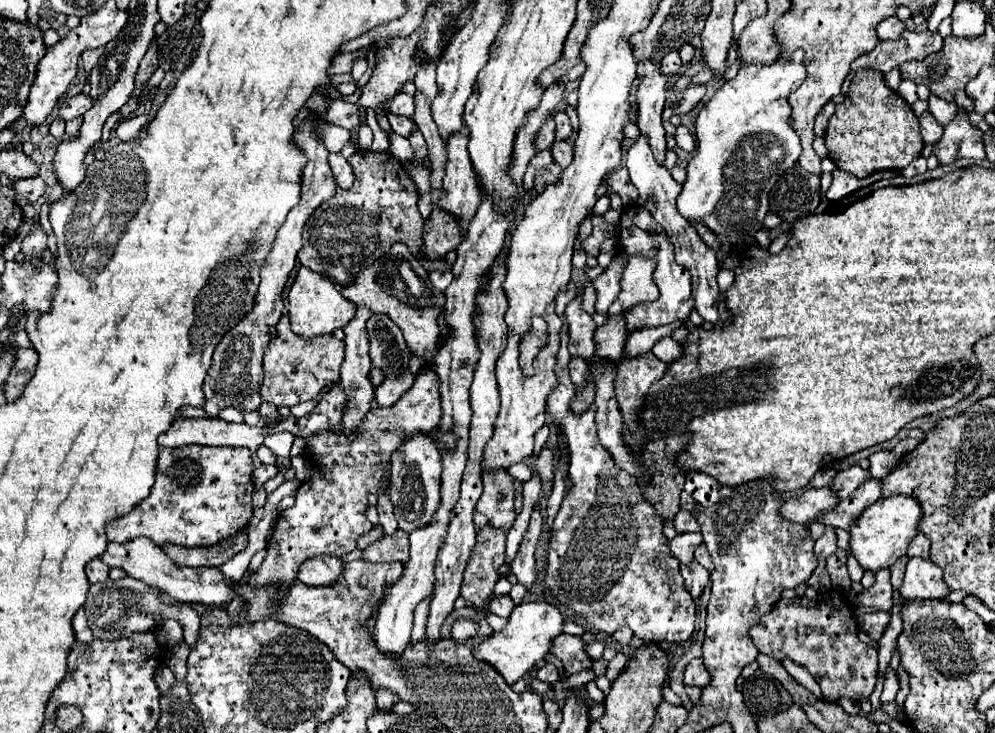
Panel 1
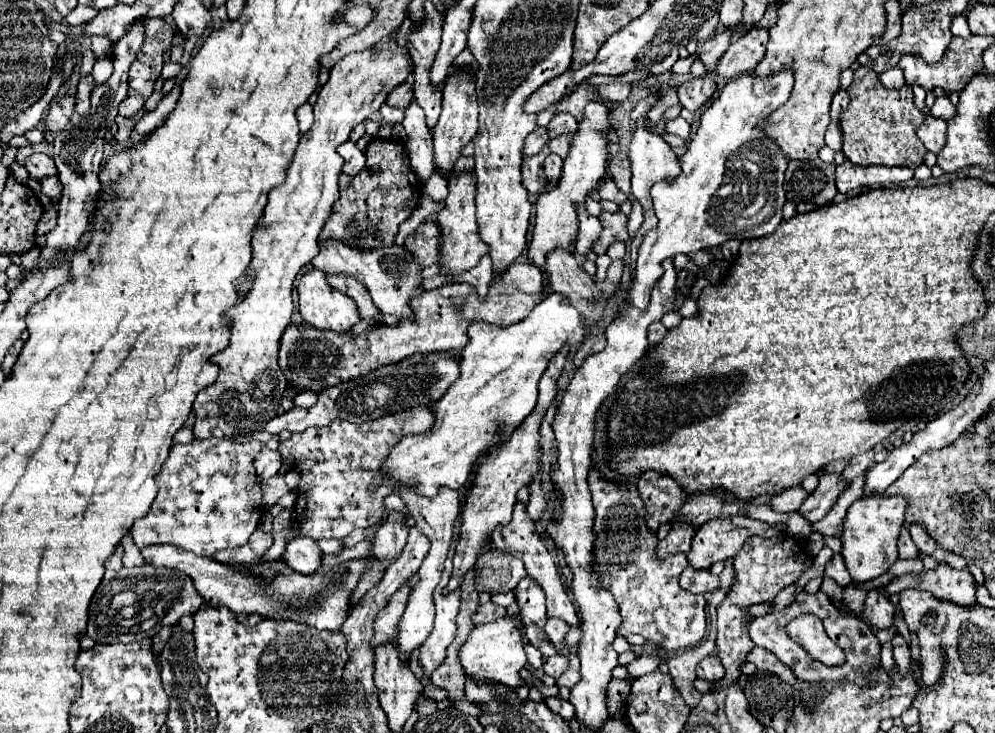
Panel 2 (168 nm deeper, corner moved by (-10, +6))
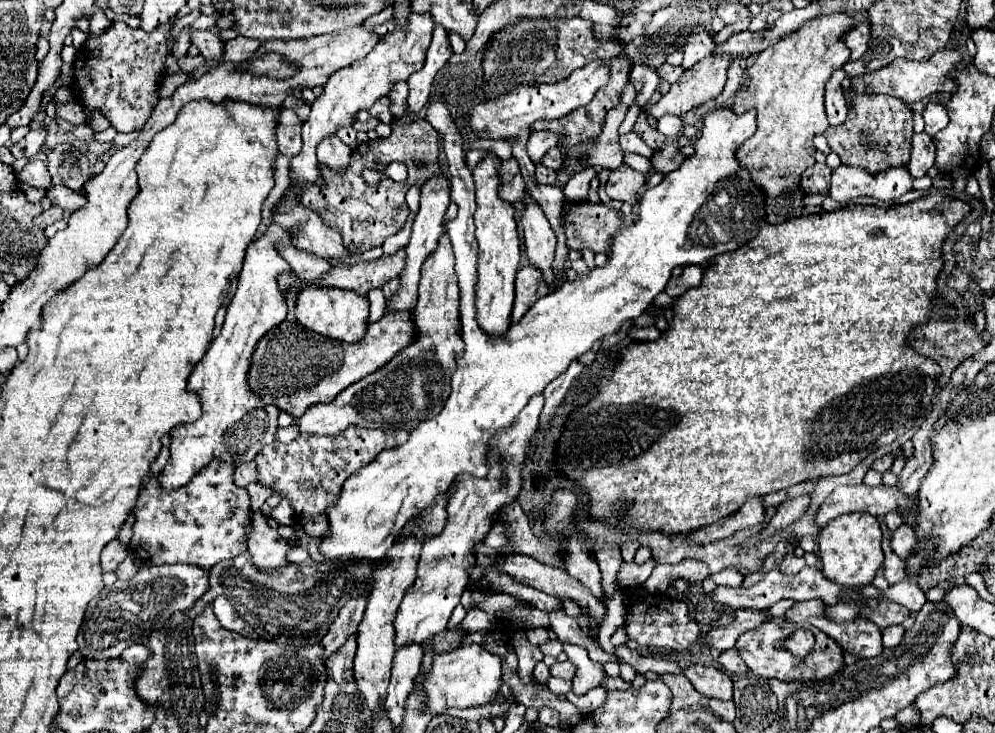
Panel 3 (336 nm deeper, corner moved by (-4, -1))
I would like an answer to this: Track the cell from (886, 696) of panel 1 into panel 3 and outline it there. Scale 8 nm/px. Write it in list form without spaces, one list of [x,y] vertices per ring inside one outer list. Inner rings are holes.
[[[891,625],[891,627],[887,627],[883,631],[883,647],[885,649],[897,647],[901,643],[901,639],[903,639],[903,633],[905,633],[903,625]]]

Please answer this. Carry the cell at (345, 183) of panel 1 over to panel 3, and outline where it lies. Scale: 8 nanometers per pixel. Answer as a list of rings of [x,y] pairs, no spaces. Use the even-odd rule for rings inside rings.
[[[337,135],[325,137],[325,141],[317,145],[317,159],[329,165],[333,171],[341,173],[347,169],[347,163],[351,159],[351,149]]]

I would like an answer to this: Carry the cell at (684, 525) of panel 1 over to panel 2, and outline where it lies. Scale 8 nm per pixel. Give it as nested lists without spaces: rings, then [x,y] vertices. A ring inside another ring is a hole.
[[[675,520],[671,532],[667,534],[667,538],[659,542],[659,550],[657,550],[659,558],[665,558],[671,552],[689,552],[691,538],[693,538],[695,530],[697,528],[691,522],[687,522],[687,520]]]

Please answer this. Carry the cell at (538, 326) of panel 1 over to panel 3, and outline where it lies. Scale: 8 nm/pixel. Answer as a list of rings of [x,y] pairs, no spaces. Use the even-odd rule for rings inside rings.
[[[431,101],[429,107],[427,107],[427,111],[425,111],[425,117],[427,117],[427,121],[443,135],[443,141],[445,141],[445,143],[443,143],[443,149],[445,149],[445,157],[447,157],[449,175],[451,175],[451,199],[459,205],[459,215],[457,215],[453,221],[449,221],[449,223],[445,225],[445,229],[447,229],[447,235],[449,235],[451,245],[453,245],[453,253],[455,253],[454,268],[458,277],[459,289],[461,289],[461,327],[463,327],[465,351],[463,351],[463,355],[457,357],[457,369],[455,369],[453,381],[451,381],[451,395],[449,395],[449,399],[447,399],[443,411],[441,411],[435,419],[429,419],[429,421],[419,423],[419,427],[409,435],[409,439],[407,439],[405,445],[399,445],[399,447],[395,447],[395,449],[385,449],[385,451],[381,451],[369,465],[365,465],[365,467],[359,469],[357,473],[349,475],[349,479],[343,483],[343,489],[341,489],[341,495],[339,495],[337,503],[335,503],[333,507],[325,509],[327,519],[329,519],[329,531],[327,531],[325,537],[321,537],[321,545],[319,545],[319,553],[325,557],[325,561],[337,561],[337,559],[369,559],[369,561],[379,561],[379,559],[387,553],[387,549],[395,543],[397,533],[405,529],[405,525],[409,523],[409,519],[413,519],[421,509],[425,509],[425,507],[429,505],[429,501],[433,501],[437,495],[445,493],[461,471],[467,471],[467,473],[471,473],[471,475],[475,475],[475,477],[485,477],[485,475],[487,475],[485,453],[487,453],[487,443],[489,443],[489,439],[491,439],[499,429],[513,425],[515,419],[517,419],[517,415],[521,413],[521,409],[529,403],[529,399],[531,399],[533,395],[541,393],[541,391],[543,391],[553,379],[557,379],[563,371],[567,371],[569,363],[571,363],[573,359],[577,359],[579,355],[583,355],[585,351],[589,351],[591,345],[593,345],[595,341],[603,339],[605,335],[615,335],[615,333],[619,331],[621,323],[631,321],[631,319],[637,319],[637,317],[653,303],[655,295],[661,293],[661,291],[665,289],[667,281],[671,279],[671,271],[673,271],[677,265],[683,265],[683,267],[685,267],[685,265],[703,265],[705,261],[709,261],[709,259],[715,257],[715,255],[721,255],[721,253],[727,253],[727,251],[735,251],[735,249],[739,249],[741,245],[745,245],[745,241],[751,241],[751,239],[757,235],[757,231],[765,225],[765,205],[763,205],[763,203],[765,203],[765,197],[763,197],[761,189],[751,181],[749,171],[745,171],[745,169],[739,165],[739,161],[735,159],[737,147],[741,147],[743,141],[747,141],[747,137],[751,137],[751,135],[755,133],[755,113],[753,113],[753,109],[751,109],[749,113],[735,115],[731,109],[715,109],[715,111],[711,111],[711,113],[705,117],[705,121],[703,121],[701,137],[695,141],[695,155],[687,157],[679,169],[675,169],[673,173],[665,175],[665,179],[663,179],[657,187],[647,189],[647,191],[643,193],[643,197],[639,199],[639,219],[637,219],[633,225],[623,227],[621,233],[617,233],[617,237],[613,239],[611,255],[609,255],[607,263],[605,263],[603,267],[591,269],[587,275],[577,275],[575,281],[565,281],[565,283],[561,285],[561,289],[551,291],[549,295],[541,297],[541,299],[523,315],[521,321],[517,321],[517,323],[511,325],[511,329],[509,329],[507,335],[503,335],[503,337],[487,337],[487,335],[479,329],[479,325],[477,325],[477,321],[475,321],[475,281],[477,281],[477,241],[475,241],[475,225],[473,225],[473,213],[475,213],[475,185],[473,185],[471,171],[469,171],[467,165],[465,165],[463,137],[461,137],[457,125],[453,123],[449,109],[447,109],[441,101]]]

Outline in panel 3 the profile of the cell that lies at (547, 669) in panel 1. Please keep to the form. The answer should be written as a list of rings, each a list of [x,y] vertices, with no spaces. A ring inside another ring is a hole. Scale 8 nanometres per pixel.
[[[563,661],[563,663],[555,663],[551,667],[551,675],[553,677],[561,677],[561,679],[573,679],[573,669],[575,665],[571,661]]]

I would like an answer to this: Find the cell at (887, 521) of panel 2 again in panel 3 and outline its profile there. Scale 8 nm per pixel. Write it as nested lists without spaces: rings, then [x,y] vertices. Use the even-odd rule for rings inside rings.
[[[849,513],[841,515],[829,525],[825,525],[817,537],[819,541],[819,557],[823,565],[823,575],[829,581],[835,581],[843,587],[863,587],[869,585],[883,565],[883,551],[881,551],[881,527],[877,519],[869,513]]]

